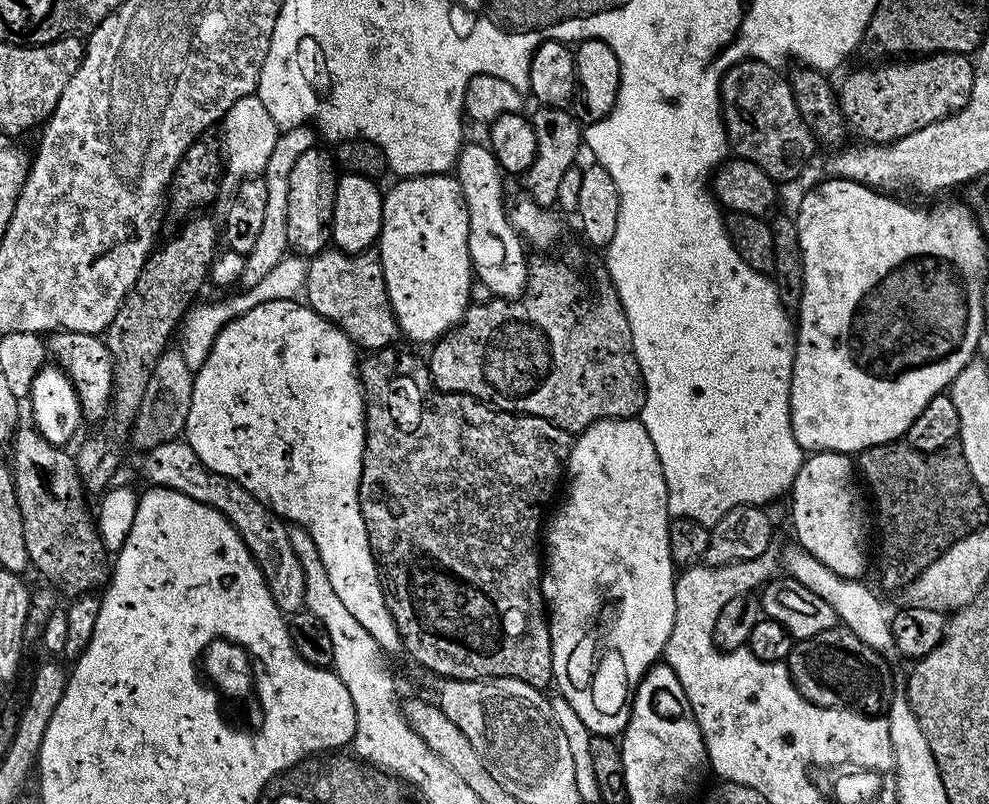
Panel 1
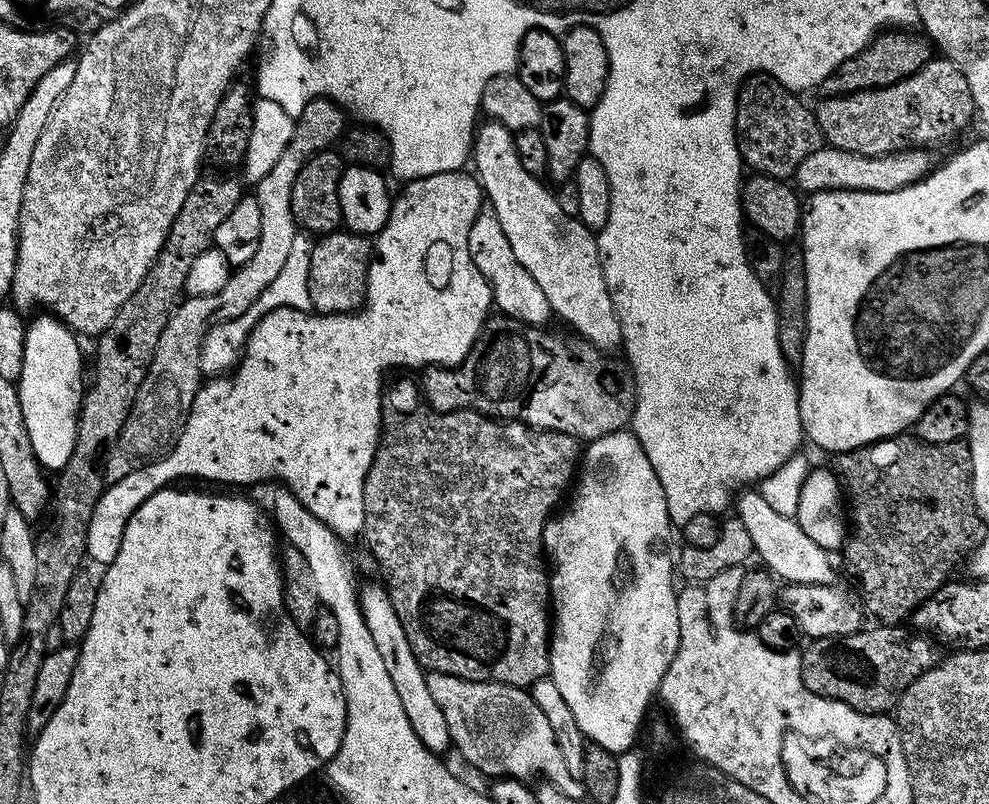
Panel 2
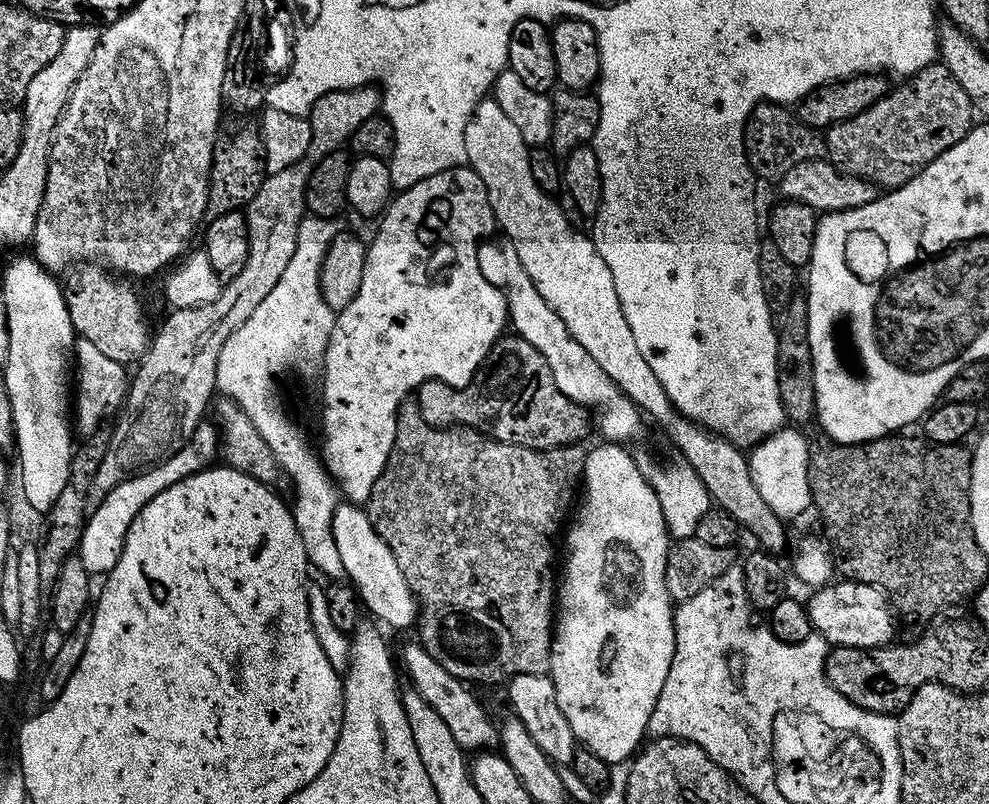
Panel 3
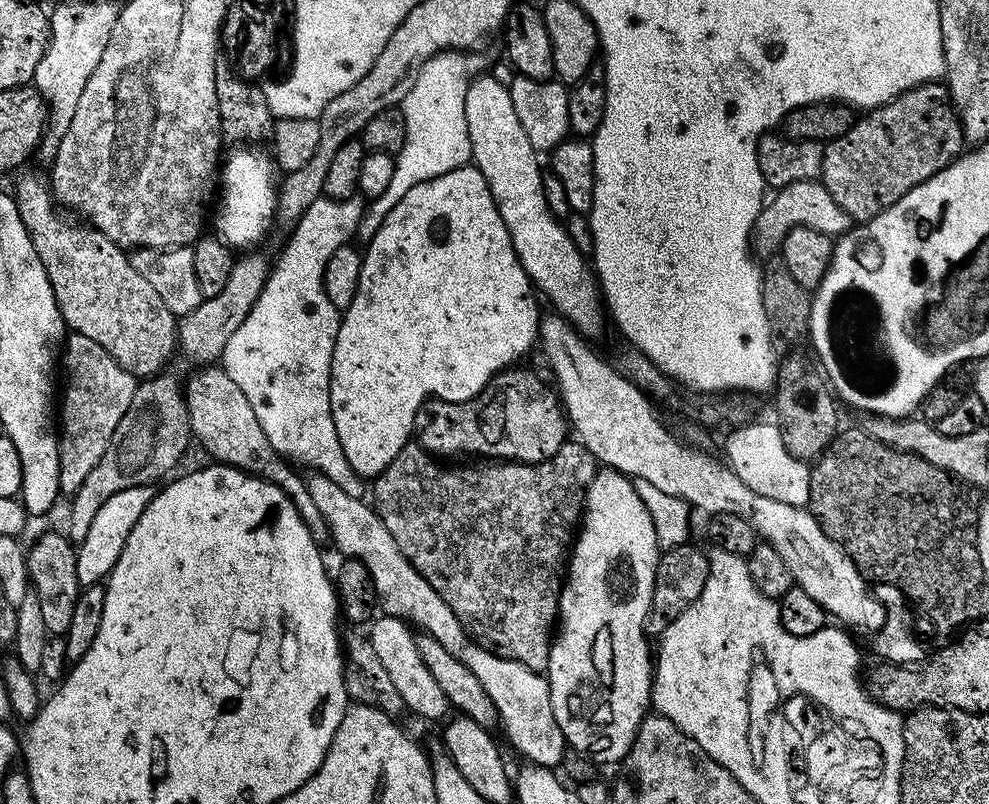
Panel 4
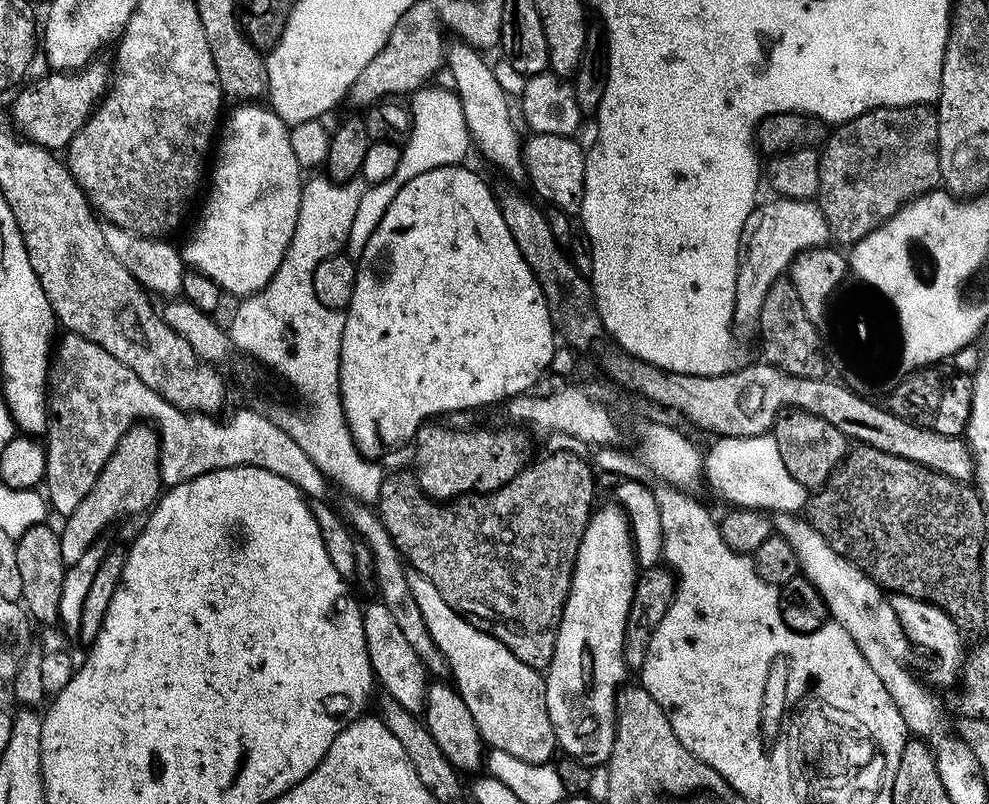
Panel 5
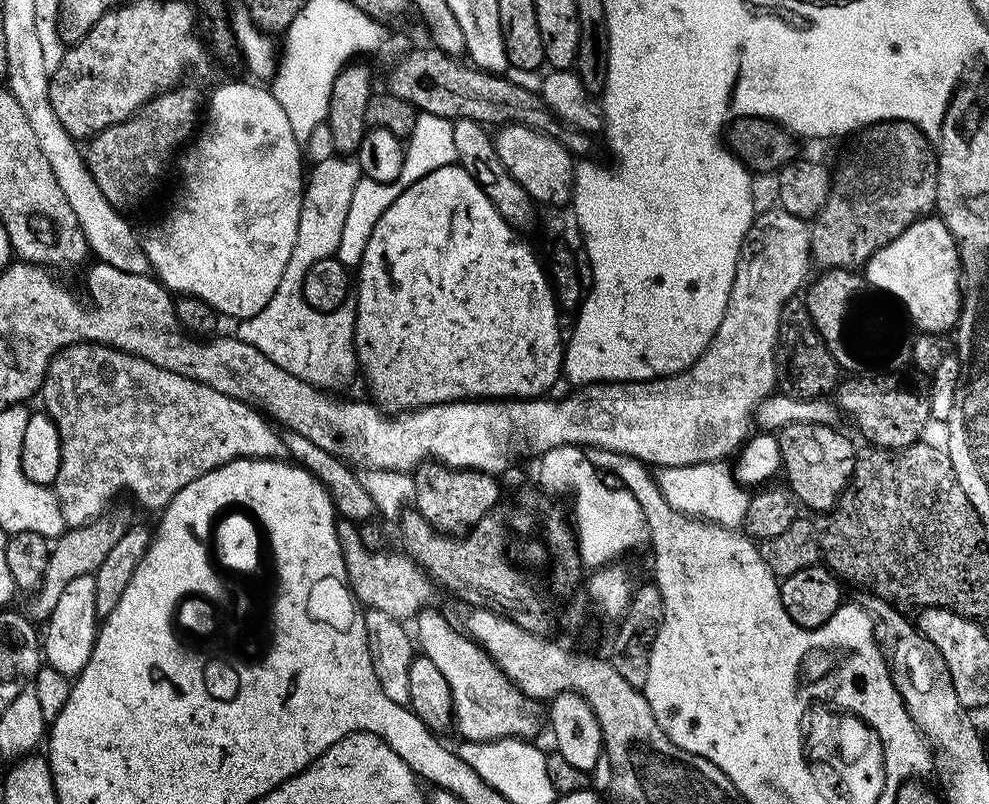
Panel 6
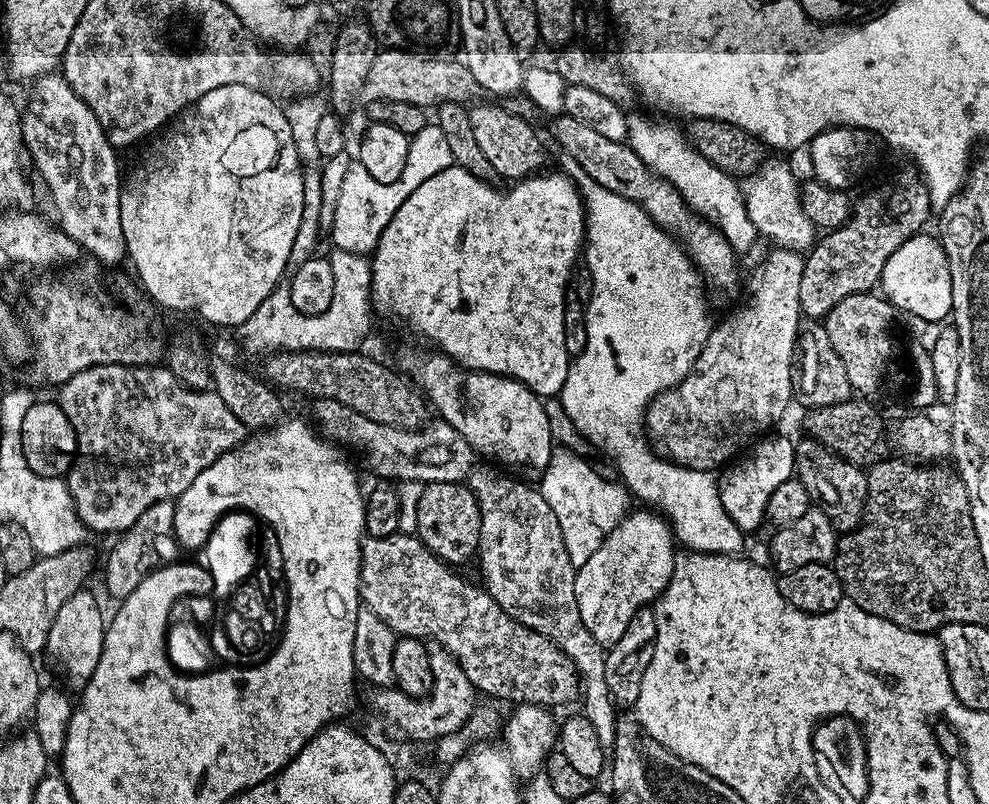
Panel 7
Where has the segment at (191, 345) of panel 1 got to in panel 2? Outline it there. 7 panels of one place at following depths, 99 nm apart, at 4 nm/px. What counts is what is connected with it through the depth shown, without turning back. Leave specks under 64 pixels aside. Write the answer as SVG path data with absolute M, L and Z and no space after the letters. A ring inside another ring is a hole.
M303 230L297 231L282 271L278 273L278 278L274 278L274 282L270 282L270 286L266 286L266 290L257 298L255 305L248 308L246 314L233 320L223 320L205 334L200 351L200 370L205 377L215 378L231 373L235 369L244 344L248 341L249 332L254 330L254 326L266 312L273 312L276 308L303 308L305 310L312 308L308 275L310 274L310 254L313 243L313 237L309 233Z

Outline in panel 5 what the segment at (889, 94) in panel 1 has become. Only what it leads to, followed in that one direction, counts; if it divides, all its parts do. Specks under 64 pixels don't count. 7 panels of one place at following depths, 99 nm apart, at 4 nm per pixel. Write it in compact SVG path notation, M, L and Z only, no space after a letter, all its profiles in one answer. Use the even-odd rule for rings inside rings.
M928 106L875 108L864 112L839 125L822 145L818 203L824 211L831 239L840 246L866 240L871 232L889 223L911 200L923 198L940 183L938 122L935 111Z

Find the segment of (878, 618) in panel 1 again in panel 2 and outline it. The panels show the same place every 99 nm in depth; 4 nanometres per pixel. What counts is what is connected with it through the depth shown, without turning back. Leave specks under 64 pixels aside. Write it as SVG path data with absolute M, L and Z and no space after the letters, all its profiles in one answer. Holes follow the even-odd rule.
M744 490L735 497L734 508L736 504L735 519L746 526L746 531L750 534L752 551L758 557L759 563L767 571L771 572L773 577L789 584L831 584L835 585L836 572L832 569L832 564L828 561L829 553L818 546L818 542L813 542L798 526L794 518L783 517L778 514L763 498L760 490Z

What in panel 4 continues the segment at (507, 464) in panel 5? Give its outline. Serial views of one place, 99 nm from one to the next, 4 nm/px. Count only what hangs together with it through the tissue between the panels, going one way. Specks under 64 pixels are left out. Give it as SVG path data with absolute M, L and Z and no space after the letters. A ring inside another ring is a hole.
M513 366L505 368L503 372L497 372L477 396L466 402L425 400L422 406L418 406L414 429L415 439L420 447L436 458L469 452L470 455L476 456L472 458L483 458L488 462L541 464L543 460L550 459L569 439L570 425L557 393L551 387L548 389L534 373L520 367L524 366Z

